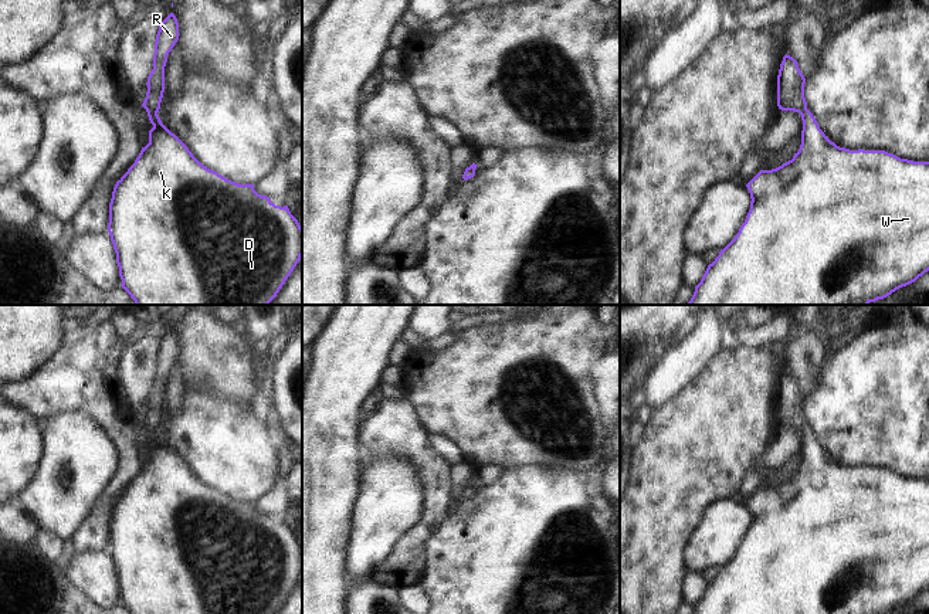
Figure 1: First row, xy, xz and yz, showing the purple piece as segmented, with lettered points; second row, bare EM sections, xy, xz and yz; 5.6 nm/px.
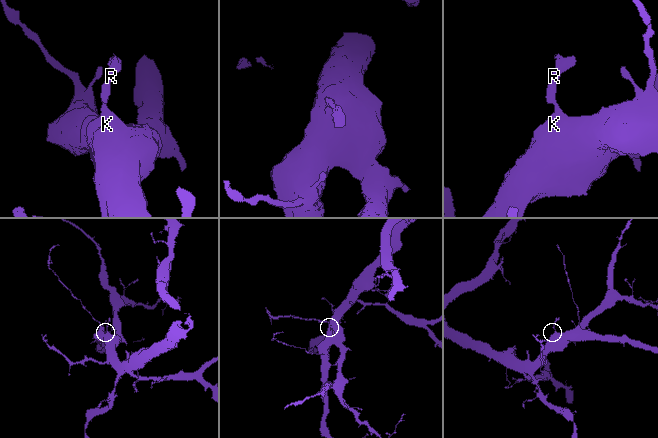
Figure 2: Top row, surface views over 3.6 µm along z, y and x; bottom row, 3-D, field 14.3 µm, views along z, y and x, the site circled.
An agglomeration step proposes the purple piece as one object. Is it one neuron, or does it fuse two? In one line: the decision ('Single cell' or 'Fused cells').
Single cell.

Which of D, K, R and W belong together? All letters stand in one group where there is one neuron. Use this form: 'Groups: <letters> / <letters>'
Groups: D K R W.

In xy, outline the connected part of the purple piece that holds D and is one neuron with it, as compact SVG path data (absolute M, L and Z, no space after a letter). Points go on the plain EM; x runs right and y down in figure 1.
M173 330L159 340L156 352L153 387L148 394L148 410L142 424L146 427L153 445L149 448L149 461L142 465L135 481L128 489L116 499L112 516L109 520L109 540L108 550L116 570L116 581L119 584L119 594L122 605L130 614L277 614L287 596L291 593L302 574L302 545L298 537L291 532L288 523L275 523L269 515L261 513L254 508L254 502L238 502L231 499L214 488L203 484L189 468L189 465L172 451L160 438L157 430L165 410L165 384L167 373L179 357L179 340Z

